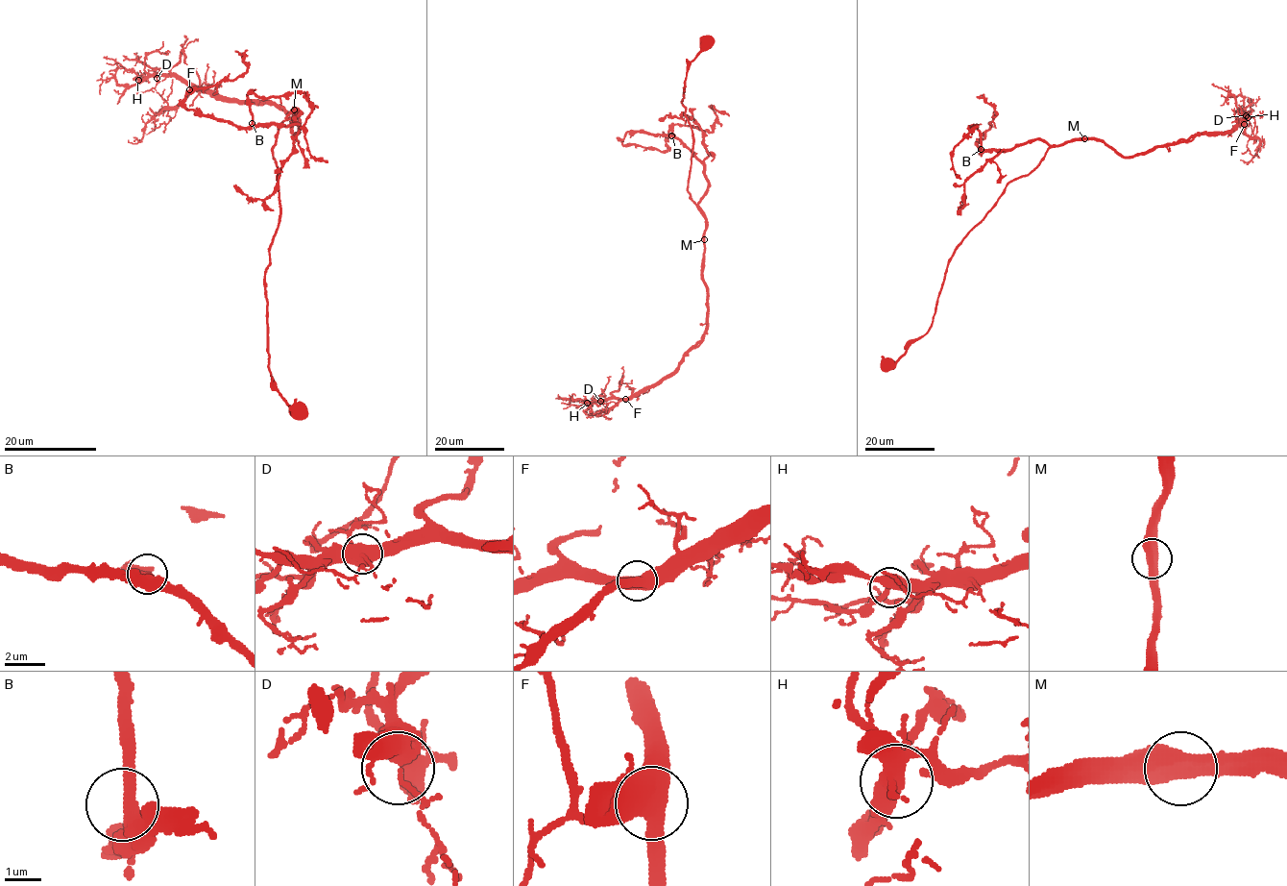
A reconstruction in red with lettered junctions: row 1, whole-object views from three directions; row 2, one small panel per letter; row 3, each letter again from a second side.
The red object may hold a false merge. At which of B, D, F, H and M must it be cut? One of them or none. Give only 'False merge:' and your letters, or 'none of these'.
False merge: none of these

